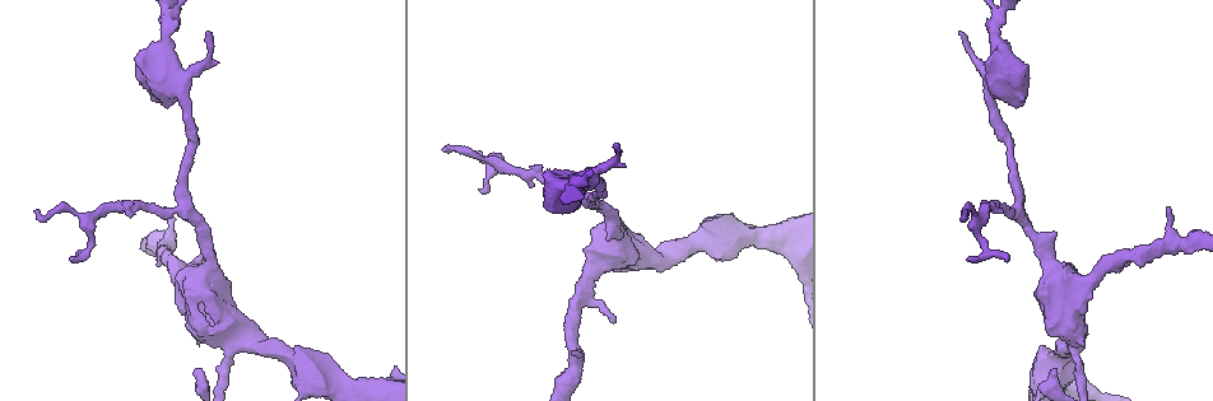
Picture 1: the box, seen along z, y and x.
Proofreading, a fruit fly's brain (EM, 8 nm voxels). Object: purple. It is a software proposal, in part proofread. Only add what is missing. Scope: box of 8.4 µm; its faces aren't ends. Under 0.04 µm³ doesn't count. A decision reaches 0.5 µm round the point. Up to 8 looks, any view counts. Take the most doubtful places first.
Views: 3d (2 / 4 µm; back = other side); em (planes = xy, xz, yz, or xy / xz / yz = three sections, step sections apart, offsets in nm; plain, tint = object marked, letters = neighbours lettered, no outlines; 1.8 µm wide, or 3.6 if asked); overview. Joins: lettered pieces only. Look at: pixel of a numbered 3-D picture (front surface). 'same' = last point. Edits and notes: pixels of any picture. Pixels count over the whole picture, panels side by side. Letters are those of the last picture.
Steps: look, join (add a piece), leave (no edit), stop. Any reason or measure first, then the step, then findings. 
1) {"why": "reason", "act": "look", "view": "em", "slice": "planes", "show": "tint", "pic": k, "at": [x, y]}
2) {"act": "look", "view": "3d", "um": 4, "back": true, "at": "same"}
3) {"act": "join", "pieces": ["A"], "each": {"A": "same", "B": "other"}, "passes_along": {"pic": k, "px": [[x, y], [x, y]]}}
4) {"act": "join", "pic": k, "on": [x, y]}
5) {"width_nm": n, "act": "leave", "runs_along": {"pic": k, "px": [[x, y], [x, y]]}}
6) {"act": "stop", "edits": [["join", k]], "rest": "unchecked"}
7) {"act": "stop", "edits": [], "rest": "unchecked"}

{"why": "branch stops here", "act": "look", "view": "em", "um": 3.6, "slice": "planes", "show": "letters", "pic": 1, "at": [209, 31]}

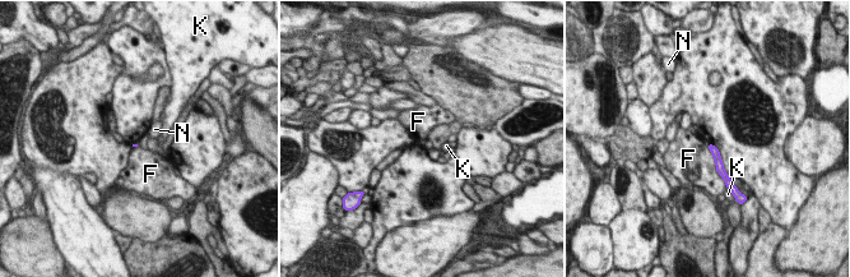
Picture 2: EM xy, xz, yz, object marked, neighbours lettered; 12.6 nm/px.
{"act": "leave", "each": {"F": "other", "K": "other", "N": "other"}, "runs_along": {"pic": 2, "px": [[710, 146], [725, 176]]}, "found": "none of them fits"}

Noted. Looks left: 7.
{"why": "free end", "act": "look", "view": "3d", "um": 4, "pic": 1, "at": [193, 373]}

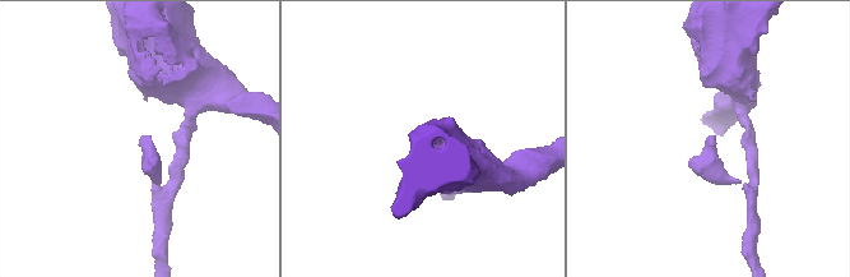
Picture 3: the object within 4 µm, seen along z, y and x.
{"act": "look", "view": "em", "slice": "planes", "show": "plain", "pic": 3, "at": [139, 143]}

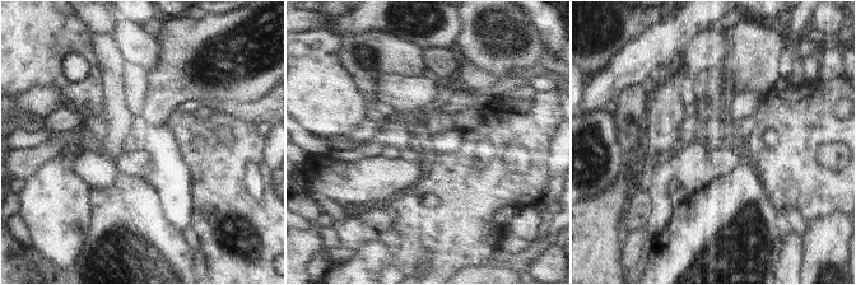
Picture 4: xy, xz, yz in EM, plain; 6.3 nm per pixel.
{"why": "what lies round it", "act": "look", "view": "em", "slice": "planes", "show": "letters", "at": "same"}

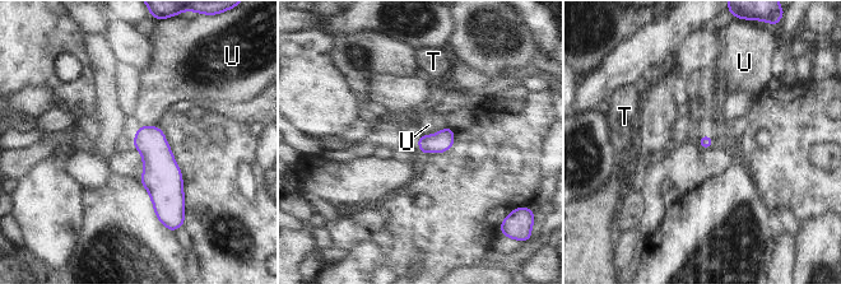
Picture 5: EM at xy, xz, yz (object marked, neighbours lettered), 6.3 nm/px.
{"act": "leave", "each": {"T": "other", "U": "other"}, "border": {"pic": 5, "px": [[445, 126], [419, 136]]}, "found": "none of them fits"}

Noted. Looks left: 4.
{"why": "branch stops here", "act": "look", "view": "3d", "um": 2, "pic": 1, "at": [971, 259]}

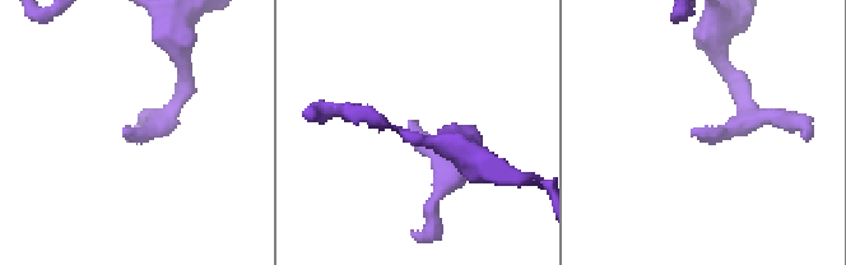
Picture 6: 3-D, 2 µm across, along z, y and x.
{"why": "need the tissue", "act": "look", "view": "em", "slice": "yz", "step": 8, "show": "letters", "pic": 6, "at": [122, 130]}

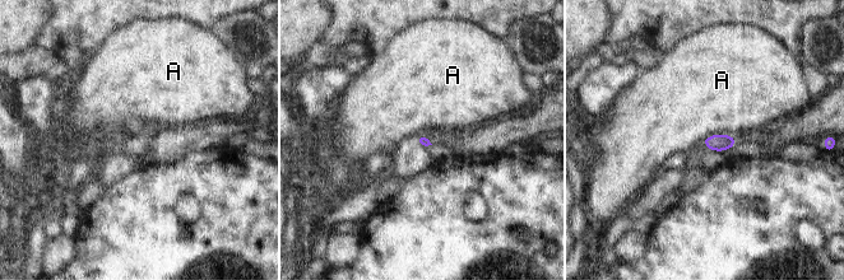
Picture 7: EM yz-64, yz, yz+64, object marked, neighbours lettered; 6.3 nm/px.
{"act": "leave", "each": {"A": "other"}, "border": {"pic": 7, "px": [[734, 136], [709, 135], [700, 141]]}, "found": "no lettered piece goes on from it"}

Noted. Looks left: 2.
{"act": "stop", "edits": [], "rest": "unchecked"}

